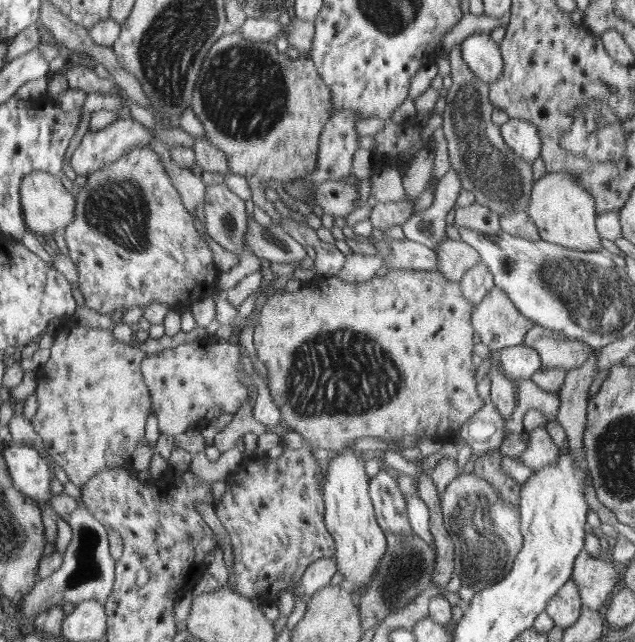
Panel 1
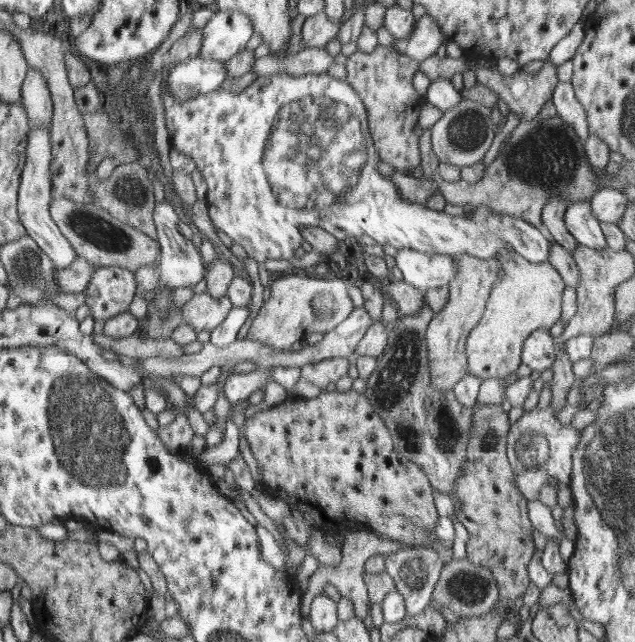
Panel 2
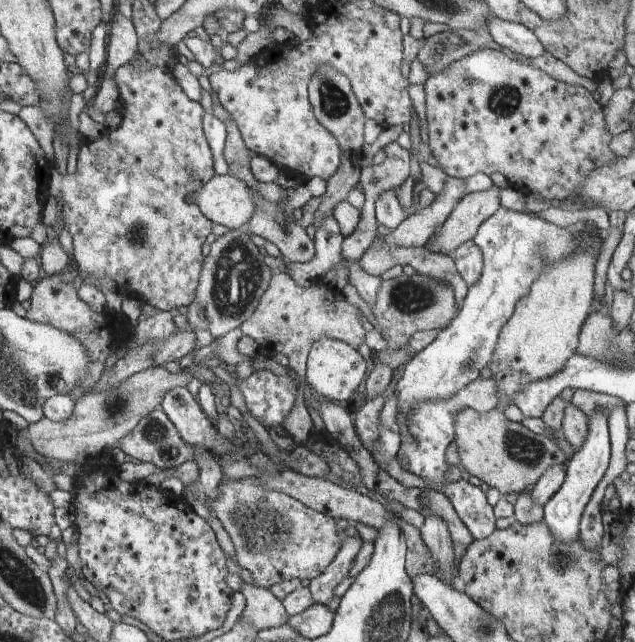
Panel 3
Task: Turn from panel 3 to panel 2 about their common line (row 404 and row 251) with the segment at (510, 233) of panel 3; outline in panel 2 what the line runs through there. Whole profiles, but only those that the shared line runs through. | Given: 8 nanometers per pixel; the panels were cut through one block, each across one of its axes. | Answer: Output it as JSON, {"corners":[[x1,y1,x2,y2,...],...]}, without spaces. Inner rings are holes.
{"corners":[[408,248,398,250,396,265,405,283,422,292,431,288,446,287,459,274,455,258,449,255,432,255]]}

